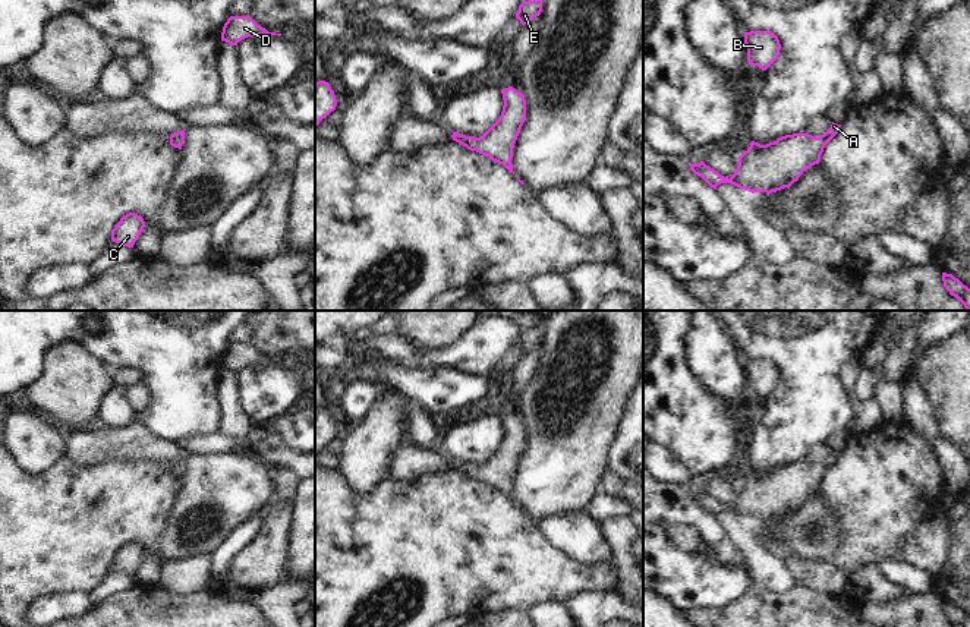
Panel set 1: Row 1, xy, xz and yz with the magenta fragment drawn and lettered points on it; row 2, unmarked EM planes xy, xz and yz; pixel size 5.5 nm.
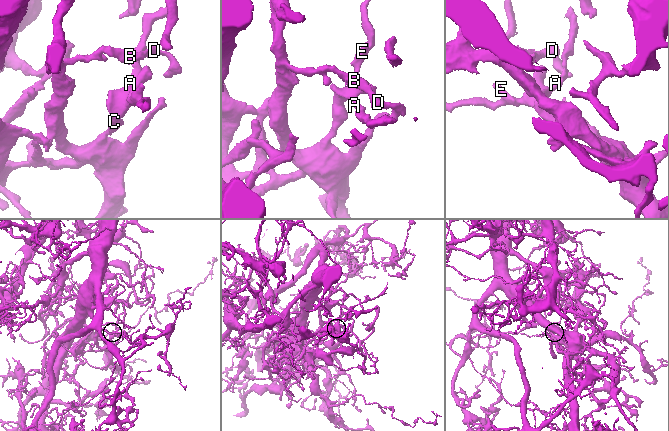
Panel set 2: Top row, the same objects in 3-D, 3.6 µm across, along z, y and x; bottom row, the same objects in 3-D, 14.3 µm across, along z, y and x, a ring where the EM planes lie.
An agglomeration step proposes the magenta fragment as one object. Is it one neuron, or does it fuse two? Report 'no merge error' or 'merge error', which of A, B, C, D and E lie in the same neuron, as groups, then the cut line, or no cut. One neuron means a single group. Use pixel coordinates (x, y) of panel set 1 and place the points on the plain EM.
no merge error; groups A B C D E; cut none

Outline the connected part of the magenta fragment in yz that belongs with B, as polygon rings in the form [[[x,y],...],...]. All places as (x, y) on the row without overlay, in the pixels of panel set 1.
[[[771,359],[744,360],[747,375],[747,390],[766,398],[780,384],[781,372],[778,365]]]

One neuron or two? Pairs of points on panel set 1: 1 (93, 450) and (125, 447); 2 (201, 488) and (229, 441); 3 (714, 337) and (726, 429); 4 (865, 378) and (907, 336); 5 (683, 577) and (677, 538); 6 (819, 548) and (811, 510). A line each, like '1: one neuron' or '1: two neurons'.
1: one neuron
2: two neurons
3: two neurons
4: one neuron
5: two neurons
6: one neuron

